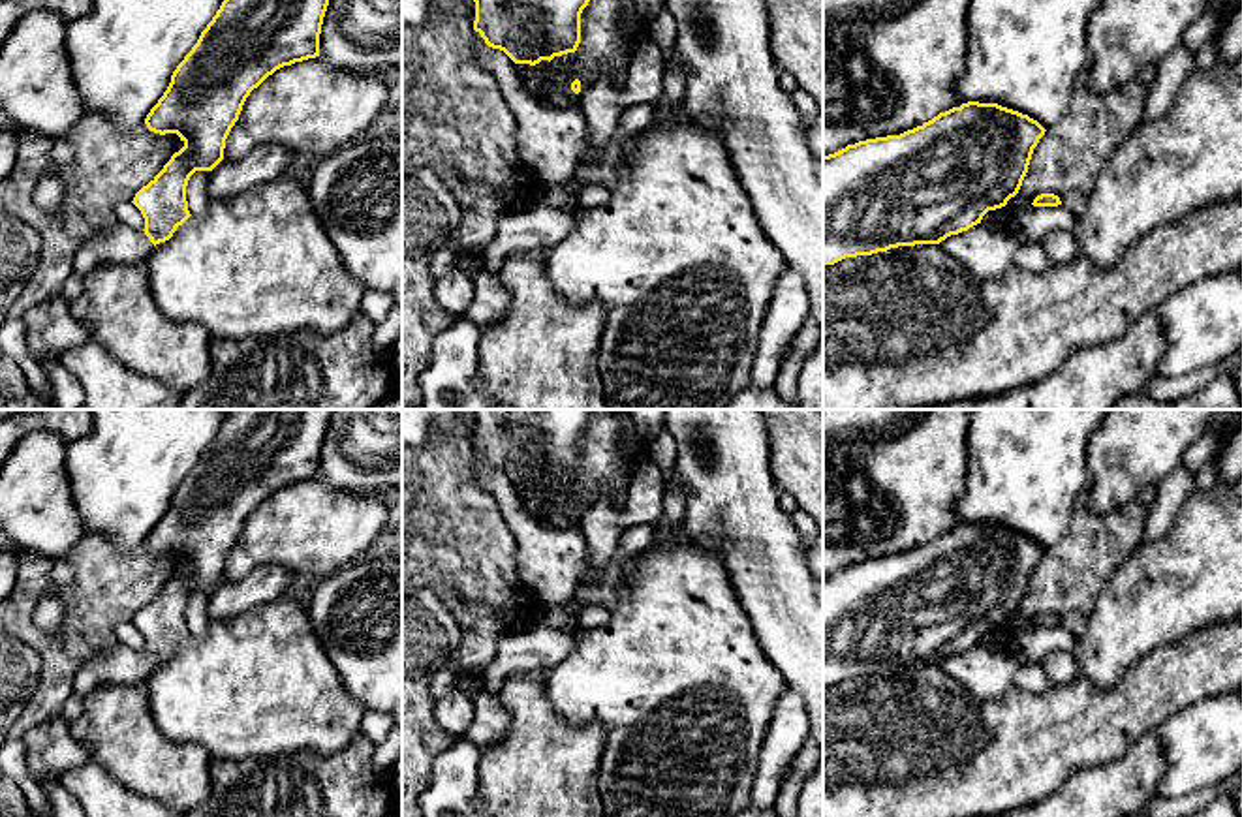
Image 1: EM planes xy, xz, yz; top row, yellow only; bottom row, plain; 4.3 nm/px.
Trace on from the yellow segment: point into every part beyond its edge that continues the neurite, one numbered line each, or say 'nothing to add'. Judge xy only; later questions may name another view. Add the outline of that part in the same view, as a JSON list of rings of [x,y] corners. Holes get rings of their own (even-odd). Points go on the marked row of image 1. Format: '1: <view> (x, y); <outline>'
1: xy (123, 245); [[[118,224],[111,233],[88,239],[75,255],[73,272],[86,274],[103,263],[145,263],[154,244],[145,231]]]

